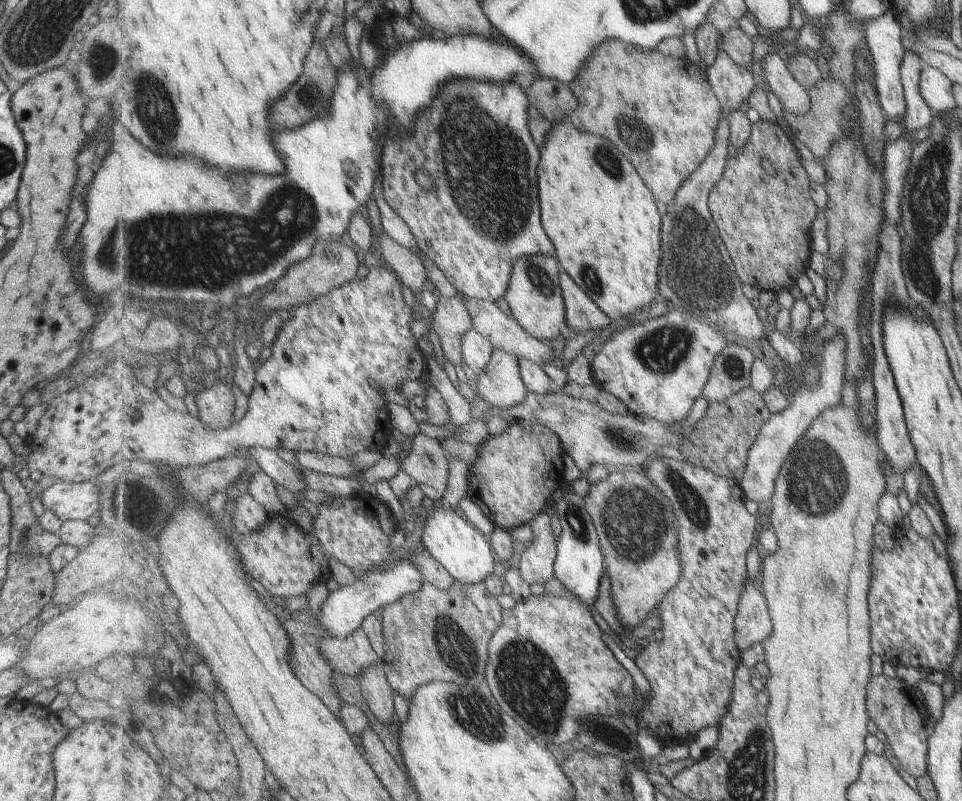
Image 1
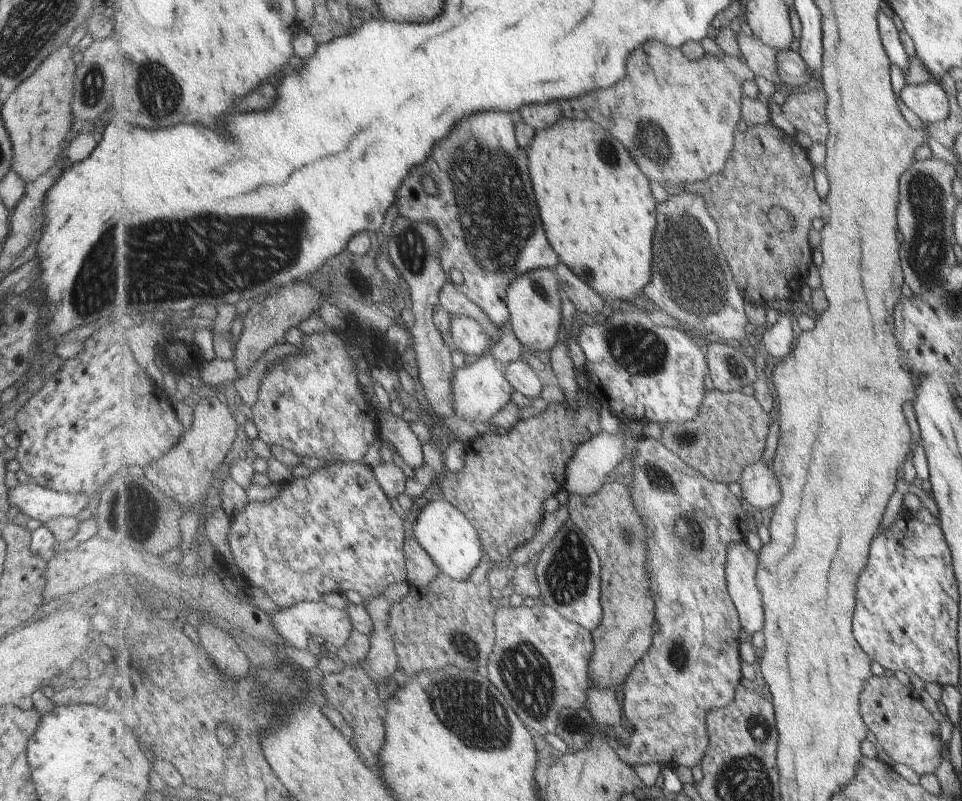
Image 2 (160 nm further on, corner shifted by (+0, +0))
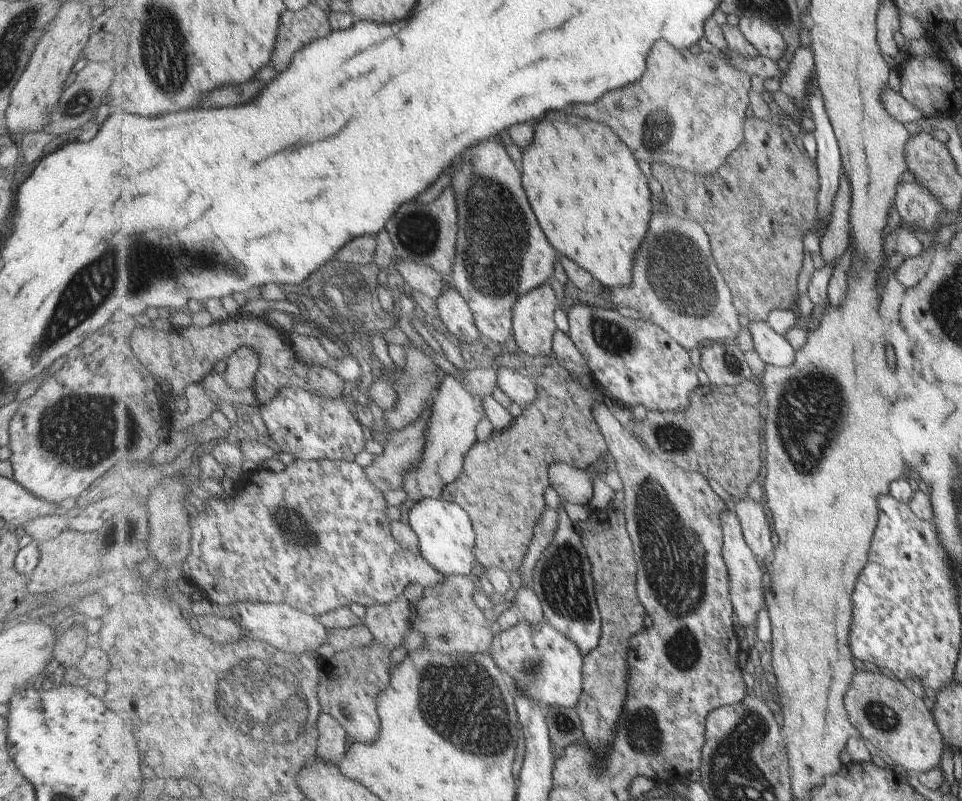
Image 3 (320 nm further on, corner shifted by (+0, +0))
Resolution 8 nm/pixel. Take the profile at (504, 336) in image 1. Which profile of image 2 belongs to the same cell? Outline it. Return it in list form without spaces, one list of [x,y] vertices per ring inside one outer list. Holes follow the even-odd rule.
[[[447,282],[442,286],[440,292],[440,304],[443,305],[452,315],[463,315],[477,319],[490,336],[491,345],[501,336],[501,329],[498,329],[488,318],[488,314],[476,305],[467,295],[464,295],[453,283]]]

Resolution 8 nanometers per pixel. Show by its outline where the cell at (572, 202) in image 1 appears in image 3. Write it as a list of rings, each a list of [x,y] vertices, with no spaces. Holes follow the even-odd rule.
[[[553,112],[547,114],[543,124],[537,126],[537,134],[535,134],[535,142],[525,150],[525,164],[523,164],[523,186],[525,192],[529,194],[529,202],[533,202],[533,210],[547,234],[549,242],[552,243],[554,248],[559,254],[568,256],[577,262],[578,265],[585,267],[593,276],[596,276],[604,284],[605,288],[613,288],[616,286],[629,286],[632,285],[634,274],[633,265],[635,260],[635,252],[641,246],[641,240],[645,238],[647,230],[649,230],[649,222],[651,222],[651,214],[655,211],[655,202],[651,202],[651,188],[647,182],[647,176],[643,174],[637,158],[633,156],[631,148],[621,142],[621,138],[607,126],[593,122],[589,118],[579,118],[567,112]]]

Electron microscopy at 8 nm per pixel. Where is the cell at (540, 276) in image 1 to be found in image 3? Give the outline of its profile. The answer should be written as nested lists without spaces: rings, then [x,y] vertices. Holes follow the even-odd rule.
[[[548,285],[516,302],[513,337],[517,347],[529,357],[554,353],[554,337],[559,329],[555,322],[556,306],[559,306],[557,294]]]

